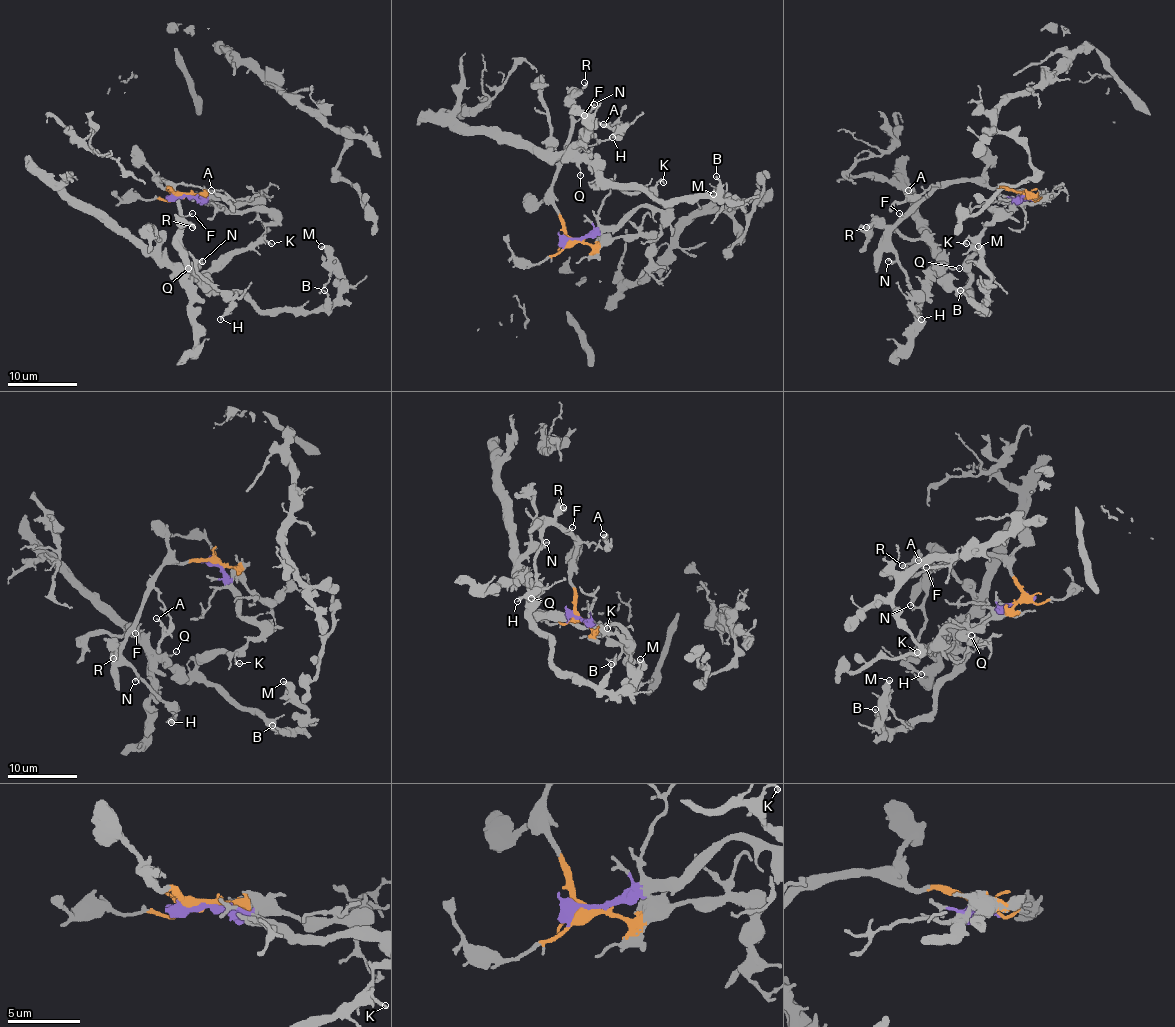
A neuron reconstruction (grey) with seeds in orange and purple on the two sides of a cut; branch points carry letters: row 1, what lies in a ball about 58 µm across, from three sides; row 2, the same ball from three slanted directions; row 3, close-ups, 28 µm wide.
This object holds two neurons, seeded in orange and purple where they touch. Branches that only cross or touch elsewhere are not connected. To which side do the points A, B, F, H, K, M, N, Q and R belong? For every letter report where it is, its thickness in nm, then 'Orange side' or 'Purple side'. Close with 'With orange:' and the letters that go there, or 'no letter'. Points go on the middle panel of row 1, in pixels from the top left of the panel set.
A: Place: (603, 124). Thickness 160 nm. Orange side
B: Place: (716, 176). Thickness 180 nm. Purple side
F: Place: (584, 115). Thickness 150 nm. Orange side
H: Place: (612, 137). Thickness 220 nm. Orange side
K: Place: (663, 182). Thickness 240 nm. Purple side
M: Place: (713, 194). Thickness 420 nm. Purple side
N: Place: (594, 104). Thickness 150 nm. Orange side
Q: Place: (580, 175). Thickness 130 nm. Purple side
R: Place: (584, 82). Thickness 340 nm. Orange side
With orange: A, F, H, N, R

